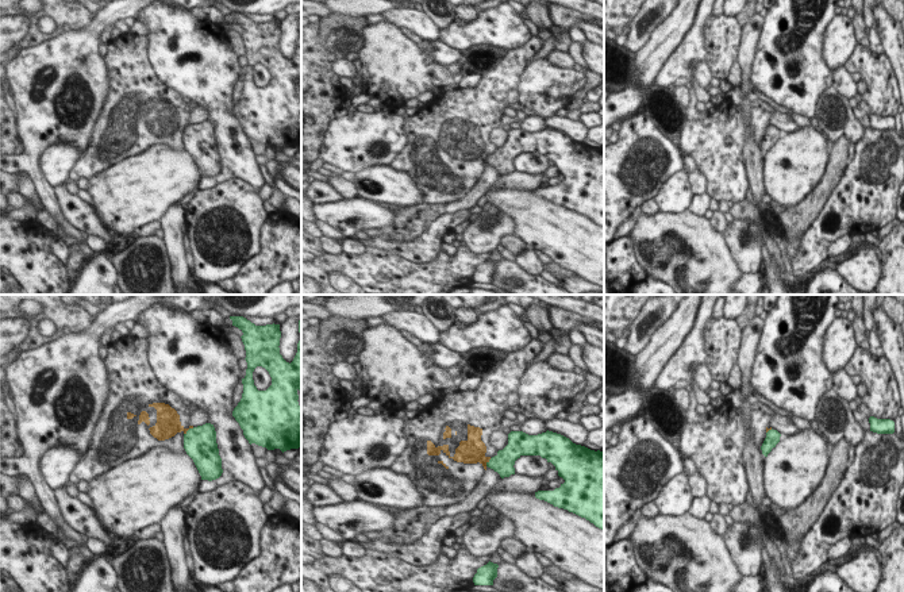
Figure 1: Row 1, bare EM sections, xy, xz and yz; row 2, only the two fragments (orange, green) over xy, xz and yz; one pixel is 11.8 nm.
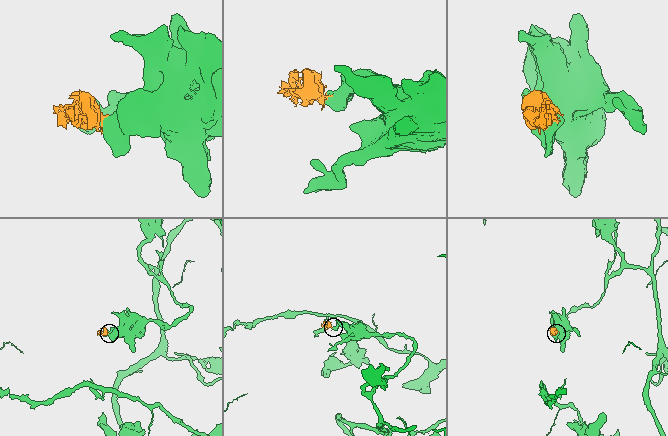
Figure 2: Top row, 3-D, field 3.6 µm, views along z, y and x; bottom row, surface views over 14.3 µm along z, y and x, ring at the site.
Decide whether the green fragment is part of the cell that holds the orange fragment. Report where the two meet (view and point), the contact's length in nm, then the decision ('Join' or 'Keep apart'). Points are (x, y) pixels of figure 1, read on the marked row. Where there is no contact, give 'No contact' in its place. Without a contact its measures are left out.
Touches orange at xy (188, 429). Shared border 150 nm. Keep apart

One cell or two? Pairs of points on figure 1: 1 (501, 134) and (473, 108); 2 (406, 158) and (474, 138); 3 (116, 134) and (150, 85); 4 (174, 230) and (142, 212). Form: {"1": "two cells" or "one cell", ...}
{"1": "two cells", "2": "one cell", "3": "one cell", "4": "two cells"}

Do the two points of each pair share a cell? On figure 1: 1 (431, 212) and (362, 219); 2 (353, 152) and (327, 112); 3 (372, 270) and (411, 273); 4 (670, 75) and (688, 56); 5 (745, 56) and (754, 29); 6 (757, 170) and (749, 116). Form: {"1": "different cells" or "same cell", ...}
{"1": "different cells", "2": "different cells", "3": "same cell", "4": "same cell", "5": "same cell", "6": "different cells"}

